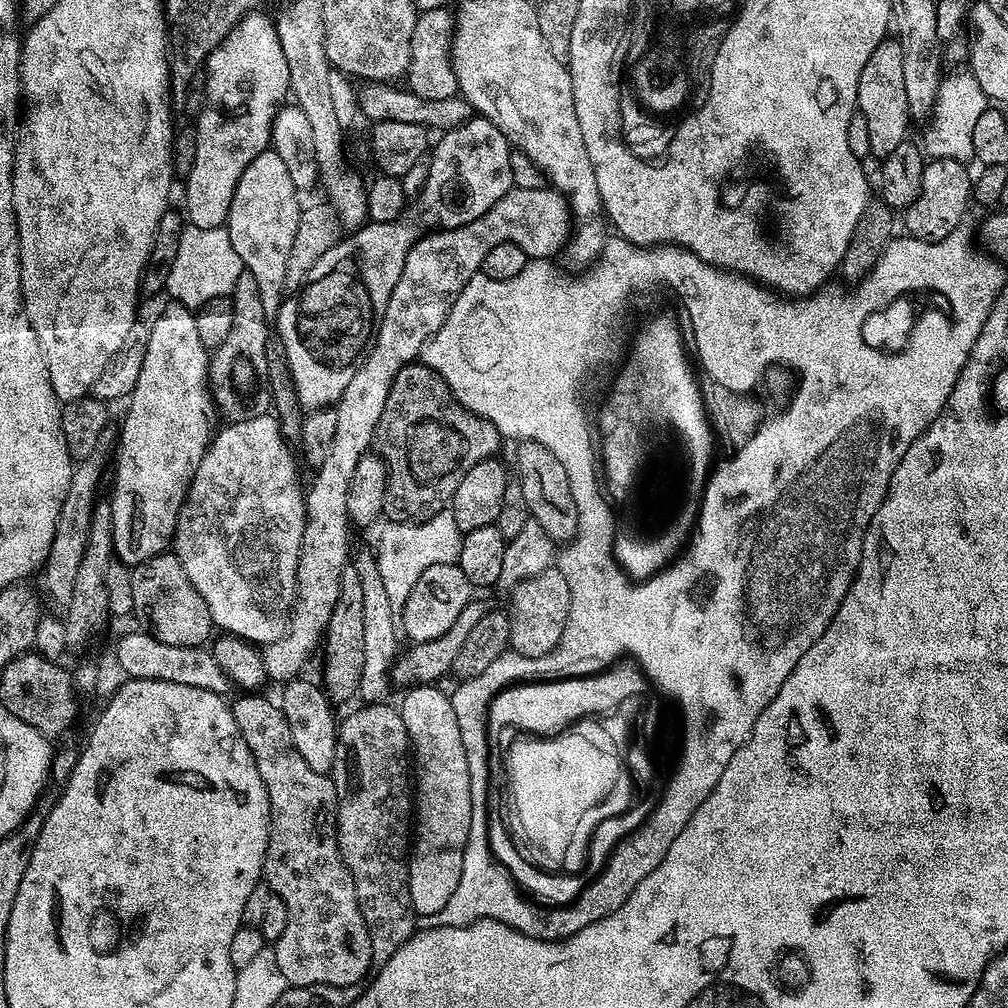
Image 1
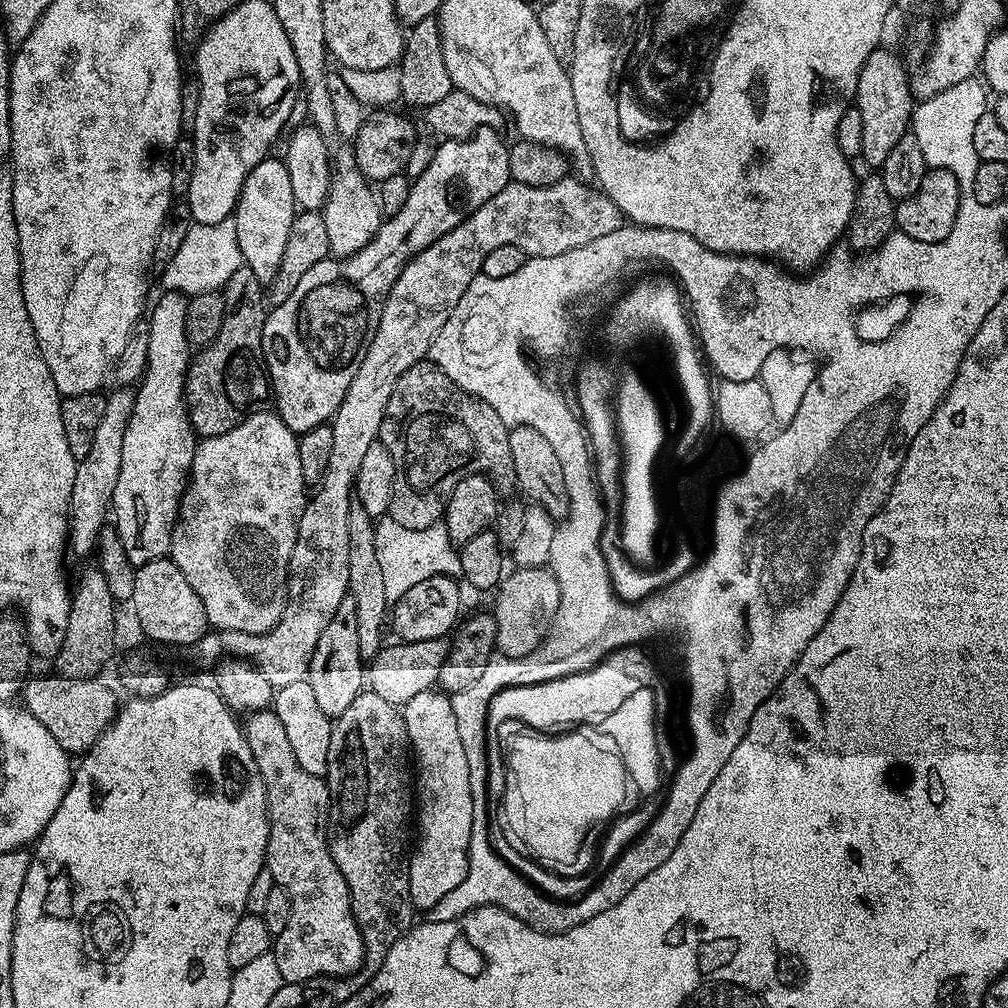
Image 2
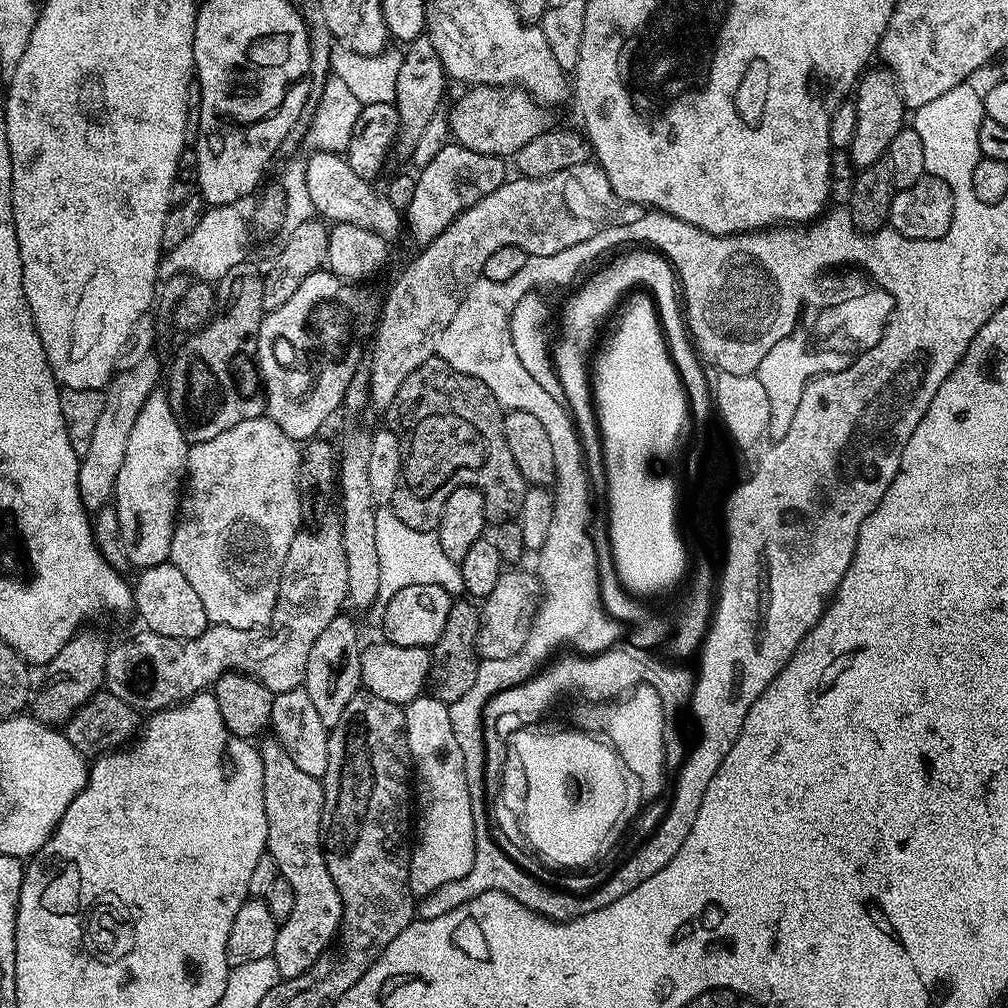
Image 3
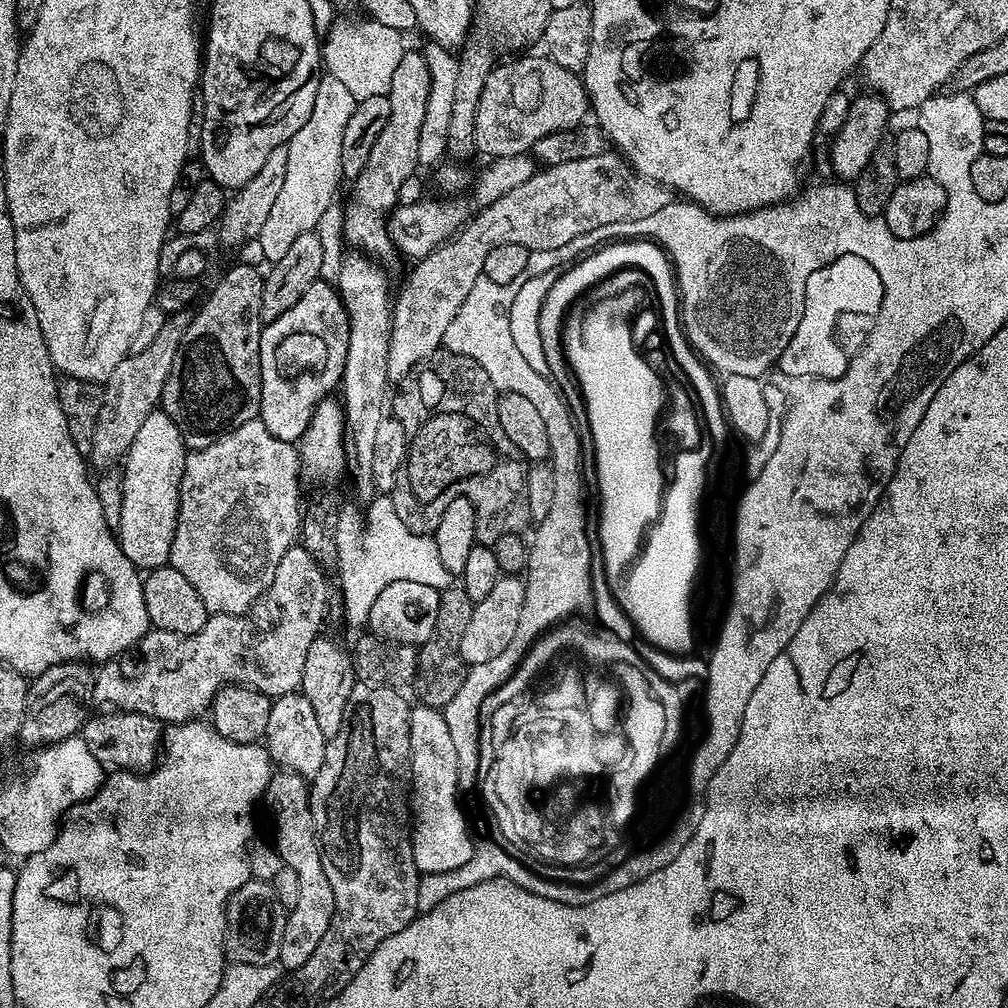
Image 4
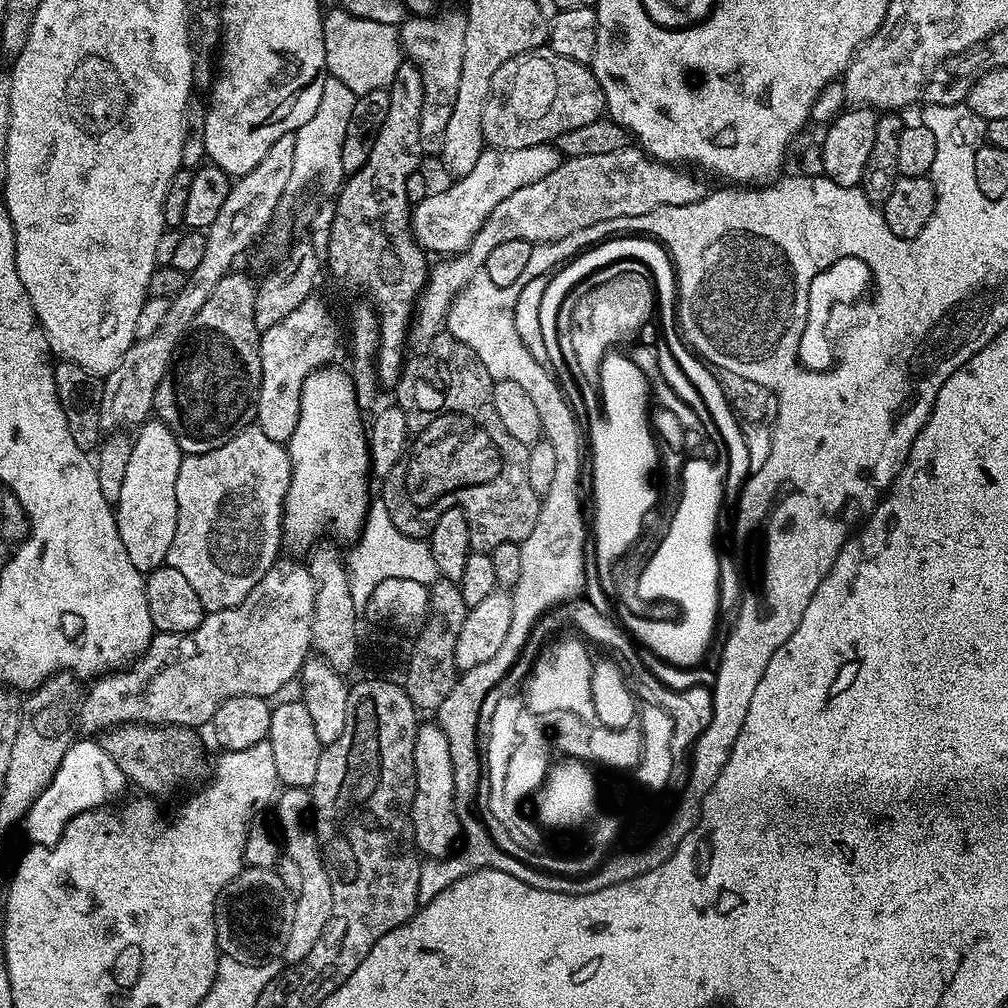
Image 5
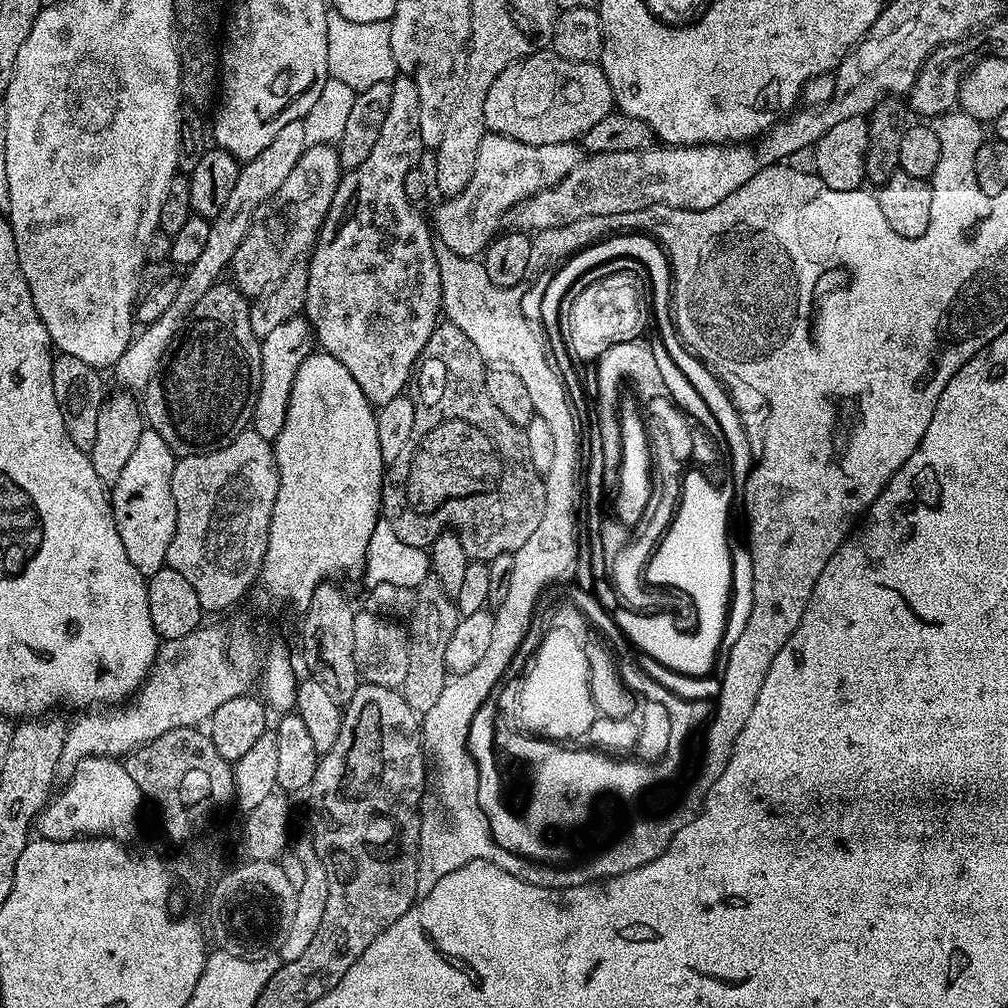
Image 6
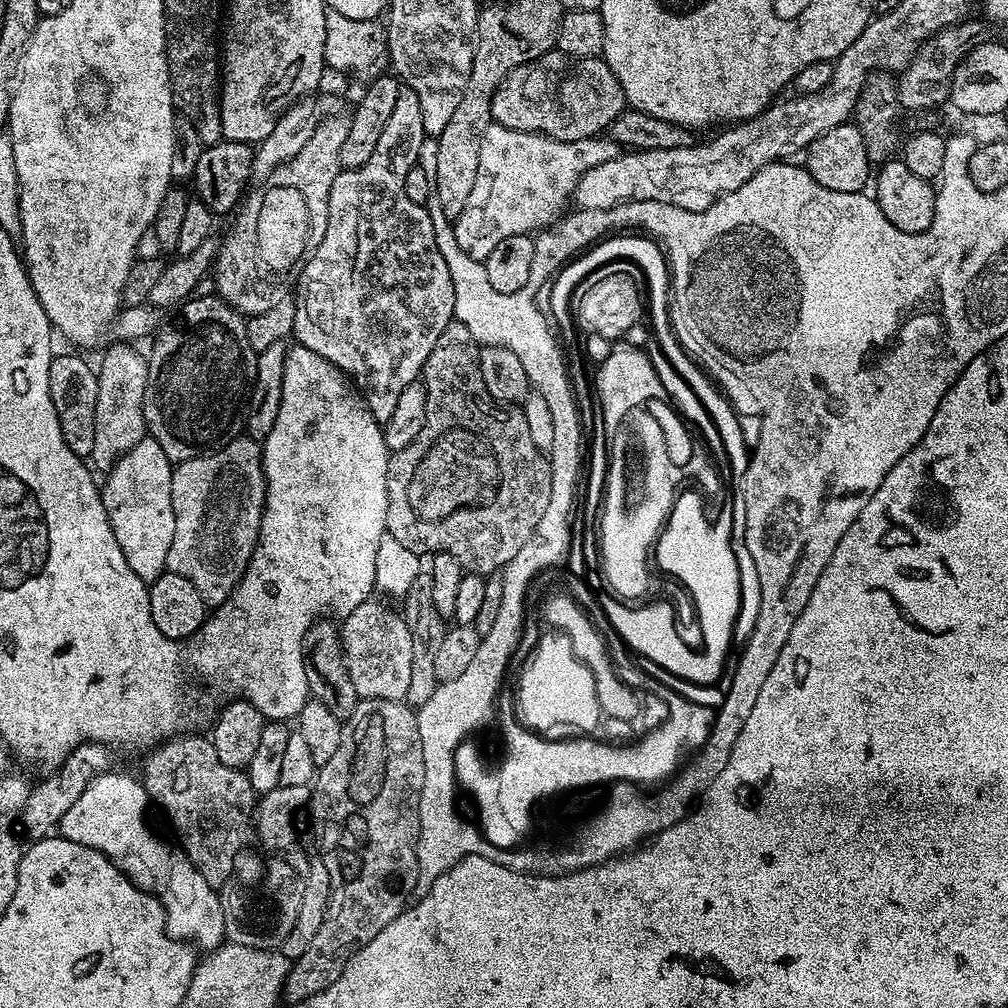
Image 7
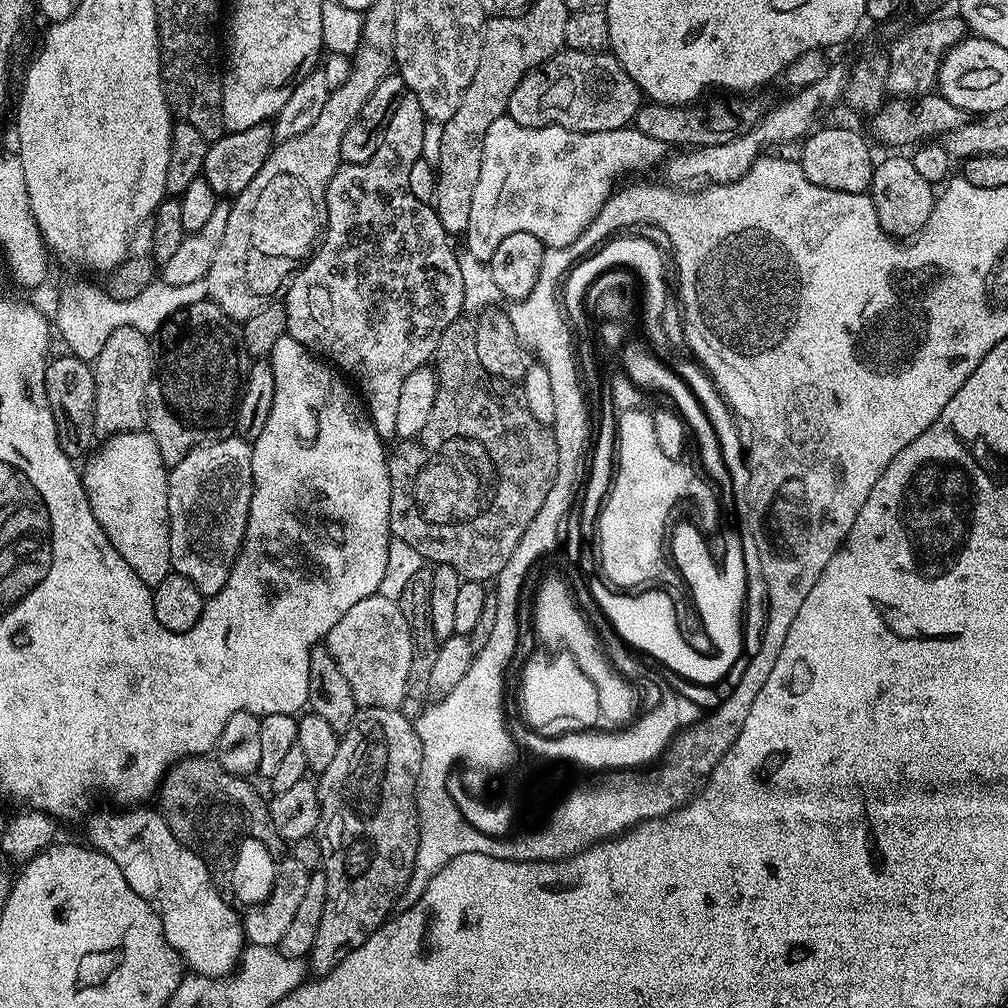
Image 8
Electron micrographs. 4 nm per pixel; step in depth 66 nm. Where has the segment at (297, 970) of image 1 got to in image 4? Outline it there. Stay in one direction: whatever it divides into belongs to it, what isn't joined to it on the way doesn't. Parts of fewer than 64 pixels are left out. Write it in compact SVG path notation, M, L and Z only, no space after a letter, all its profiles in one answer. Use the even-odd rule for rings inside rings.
M287 770L273 771L268 783L266 804L267 800L268 808L272 811L272 828L276 831L276 853L284 864L290 865L294 874L298 874L298 902L288 909L278 961L281 969L291 970L302 966L306 958L314 954L318 942L322 942L322 934L326 934L326 926L330 926L330 918L334 918L334 890L330 890L330 878L326 878L326 870L322 870L309 781Z

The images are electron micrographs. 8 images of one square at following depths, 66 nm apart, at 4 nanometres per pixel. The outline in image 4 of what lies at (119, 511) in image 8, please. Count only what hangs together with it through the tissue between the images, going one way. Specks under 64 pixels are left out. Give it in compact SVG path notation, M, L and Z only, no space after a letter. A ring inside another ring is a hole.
M163 410L151 412L142 422L128 455L122 461L122 522L118 539L122 554L141 570L163 568L170 558L180 505L180 483L184 473L184 439Z

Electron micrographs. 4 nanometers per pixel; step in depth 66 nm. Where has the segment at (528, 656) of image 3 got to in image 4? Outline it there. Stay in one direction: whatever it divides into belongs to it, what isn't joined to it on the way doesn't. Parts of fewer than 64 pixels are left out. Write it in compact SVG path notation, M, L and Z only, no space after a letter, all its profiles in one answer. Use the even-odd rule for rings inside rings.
M554 482L554 503L550 506L550 514L546 514L546 518L542 518L535 525L536 537L530 540L528 550L522 618L518 618L518 630L510 646L506 646L506 650L498 654L498 658L490 658L490 662L471 665L468 668L468 676L462 682L462 690L458 690L458 694L454 694L454 698L450 698L450 702L442 710L450 710L450 706L476 708L476 704L484 700L484 692L488 692L488 688L496 688L499 680L504 680L504 676L512 672L512 664L516 664L516 656L524 652L524 644L528 644L528 640L532 640L532 636L536 636L536 632L540 632L540 628L548 624L547 618L553 611L564 616L568 608L576 608L576 604L584 604L584 600L588 600L588 544L584 544L584 516L580 516L580 496L576 496L576 492L580 492L580 488L572 489L572 484Z

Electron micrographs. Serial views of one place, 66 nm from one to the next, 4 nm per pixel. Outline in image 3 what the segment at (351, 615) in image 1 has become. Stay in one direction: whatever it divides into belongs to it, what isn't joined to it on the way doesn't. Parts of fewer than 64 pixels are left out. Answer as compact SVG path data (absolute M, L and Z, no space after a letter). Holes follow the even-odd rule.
M347 614L334 618L334 622L326 625L326 630L318 634L314 647L310 649L310 658L306 658L306 674L302 687L310 694L318 714L322 718L322 726L330 730L338 726L338 718L342 718L342 710L356 693L361 691L360 670L362 674L362 644L356 633L356 624Z

